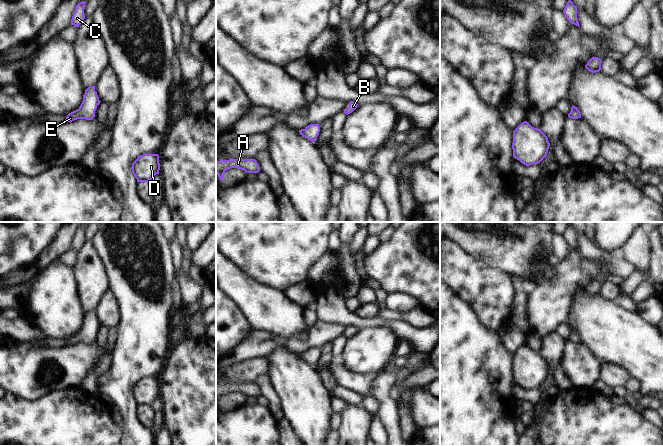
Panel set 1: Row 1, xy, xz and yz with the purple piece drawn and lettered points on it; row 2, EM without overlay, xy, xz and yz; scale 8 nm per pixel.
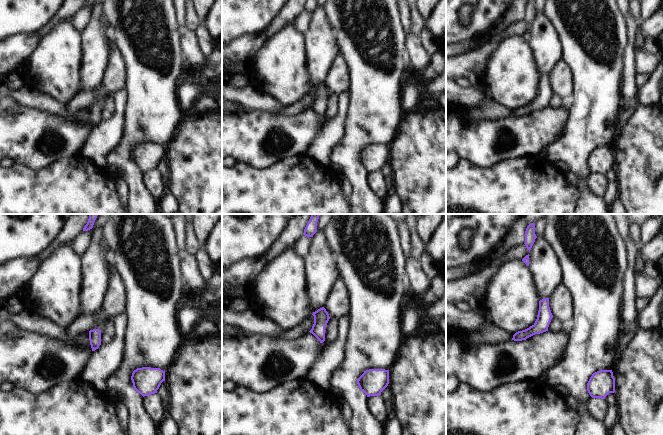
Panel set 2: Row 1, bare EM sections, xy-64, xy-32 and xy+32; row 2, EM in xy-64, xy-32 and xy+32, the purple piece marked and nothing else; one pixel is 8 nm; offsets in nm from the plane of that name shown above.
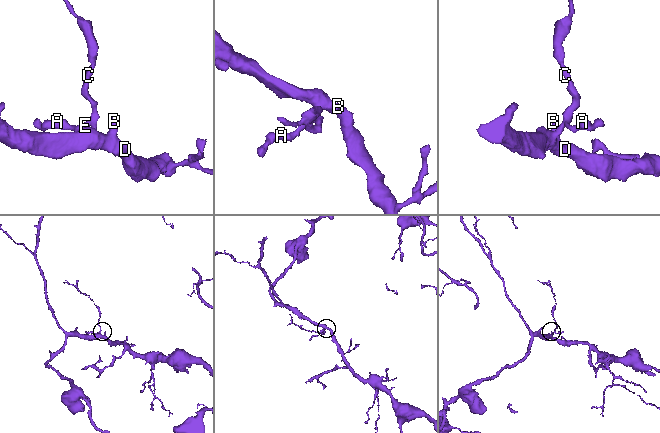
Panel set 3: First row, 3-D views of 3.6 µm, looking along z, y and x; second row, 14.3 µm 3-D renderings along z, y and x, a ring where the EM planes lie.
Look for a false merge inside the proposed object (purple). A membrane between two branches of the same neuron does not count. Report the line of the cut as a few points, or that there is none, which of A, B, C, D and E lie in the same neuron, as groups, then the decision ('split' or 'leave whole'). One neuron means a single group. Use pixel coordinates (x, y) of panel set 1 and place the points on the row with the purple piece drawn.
no cut | A B C D E | leave whole

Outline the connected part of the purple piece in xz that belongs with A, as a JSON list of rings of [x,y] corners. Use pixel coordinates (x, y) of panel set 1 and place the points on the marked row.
[[[255,159],[220,160],[216,163],[216,174],[220,180],[223,180],[225,171],[231,168],[244,170],[246,173],[258,173],[260,171],[259,164]]]

